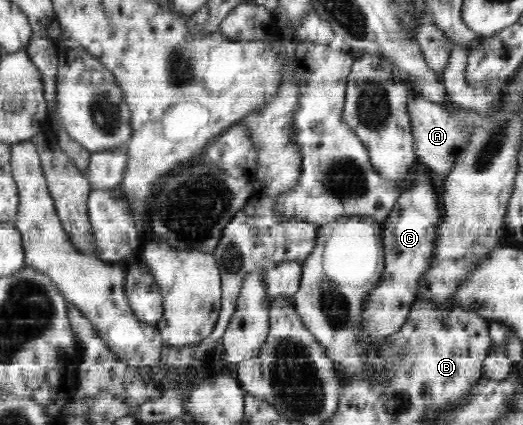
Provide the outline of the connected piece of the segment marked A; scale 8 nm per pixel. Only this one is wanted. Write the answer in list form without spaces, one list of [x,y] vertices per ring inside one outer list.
[[[415,93],[411,94],[405,106],[412,127],[415,155],[418,161],[427,165],[431,171],[447,174],[467,148],[470,133],[473,133],[477,125],[478,112],[472,108],[462,107],[460,104],[442,106],[438,102],[425,100]]]

